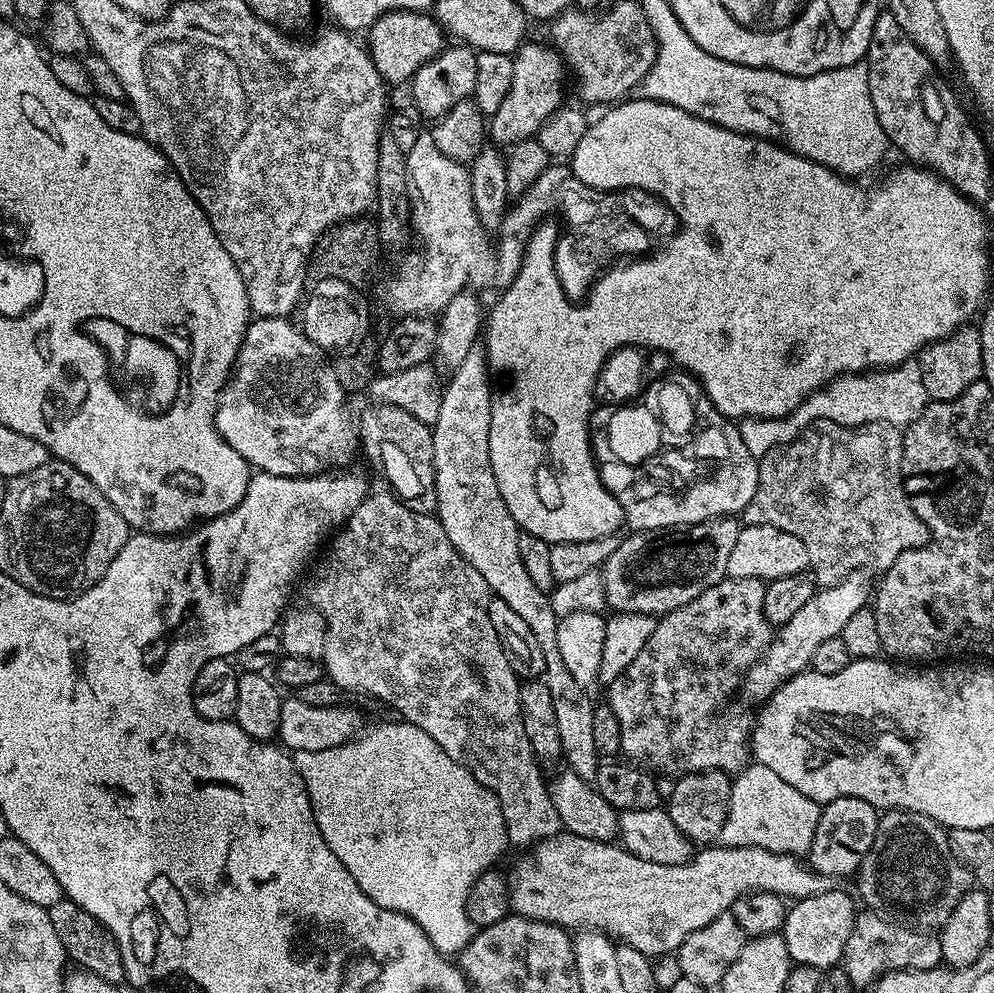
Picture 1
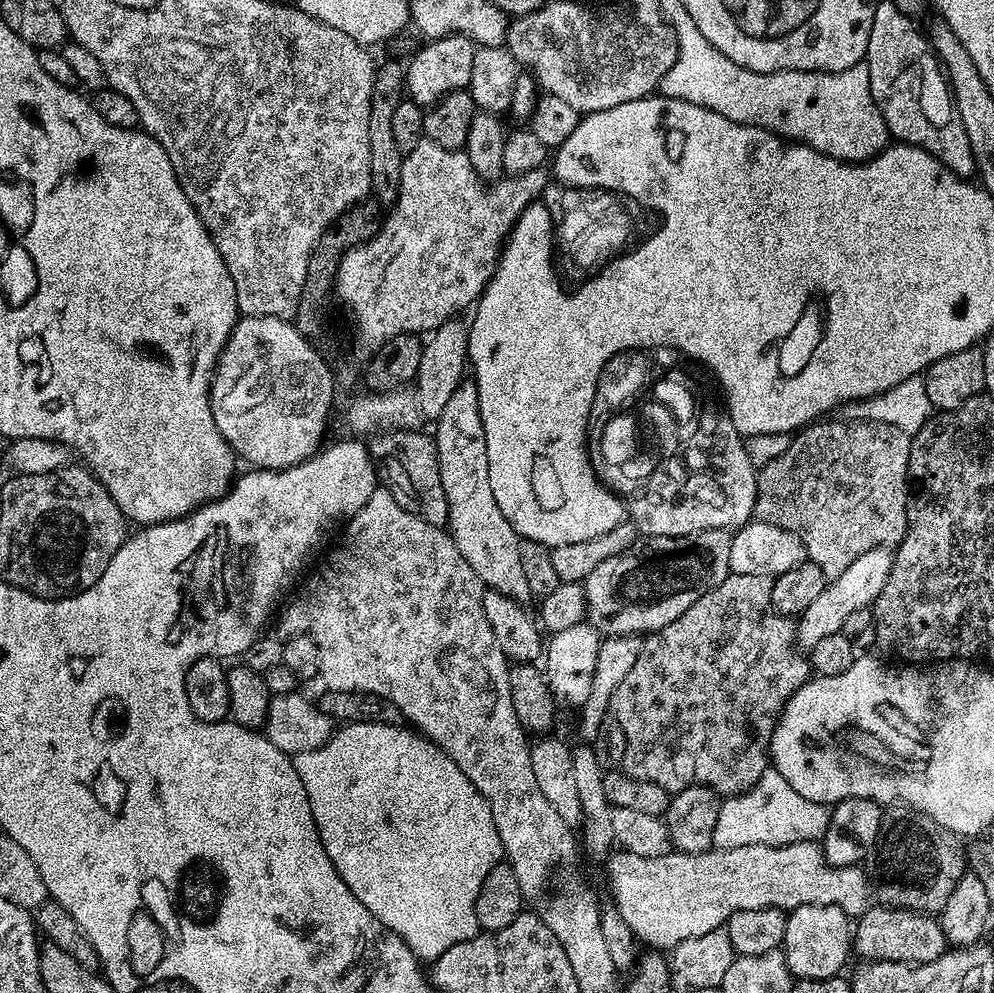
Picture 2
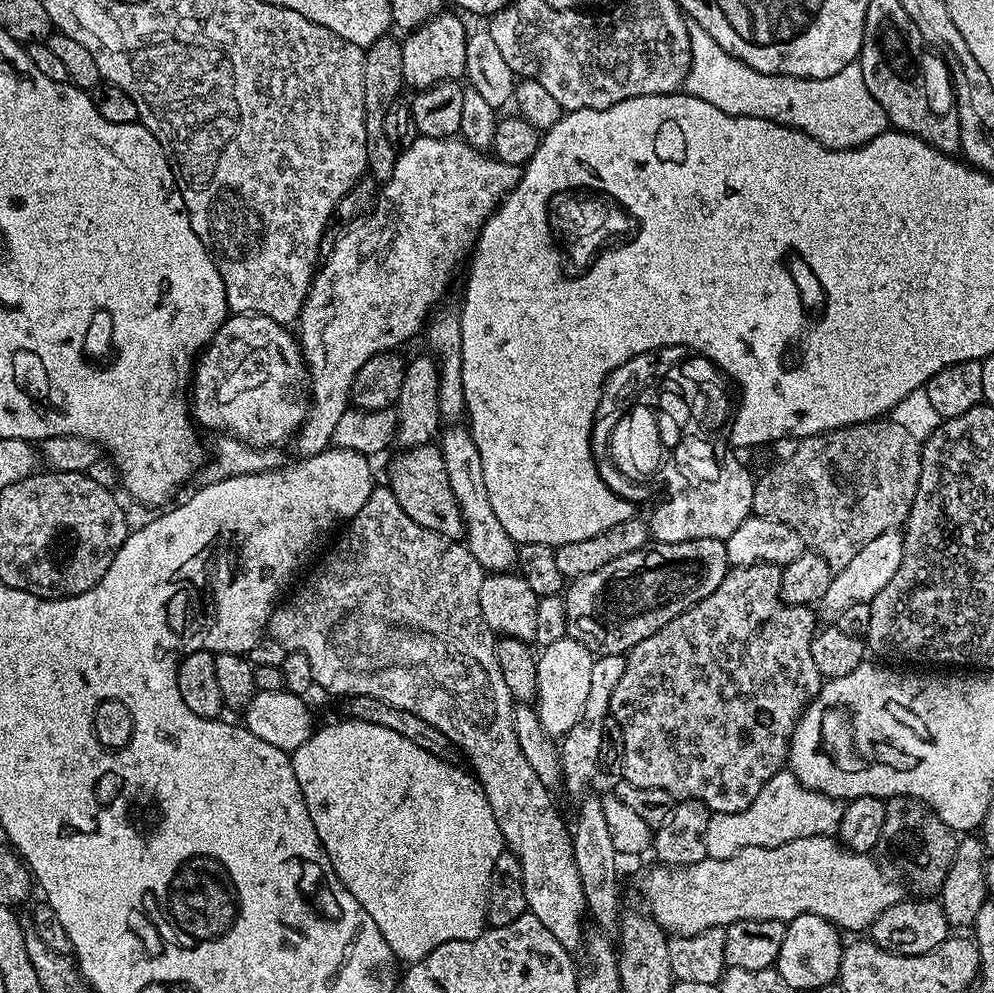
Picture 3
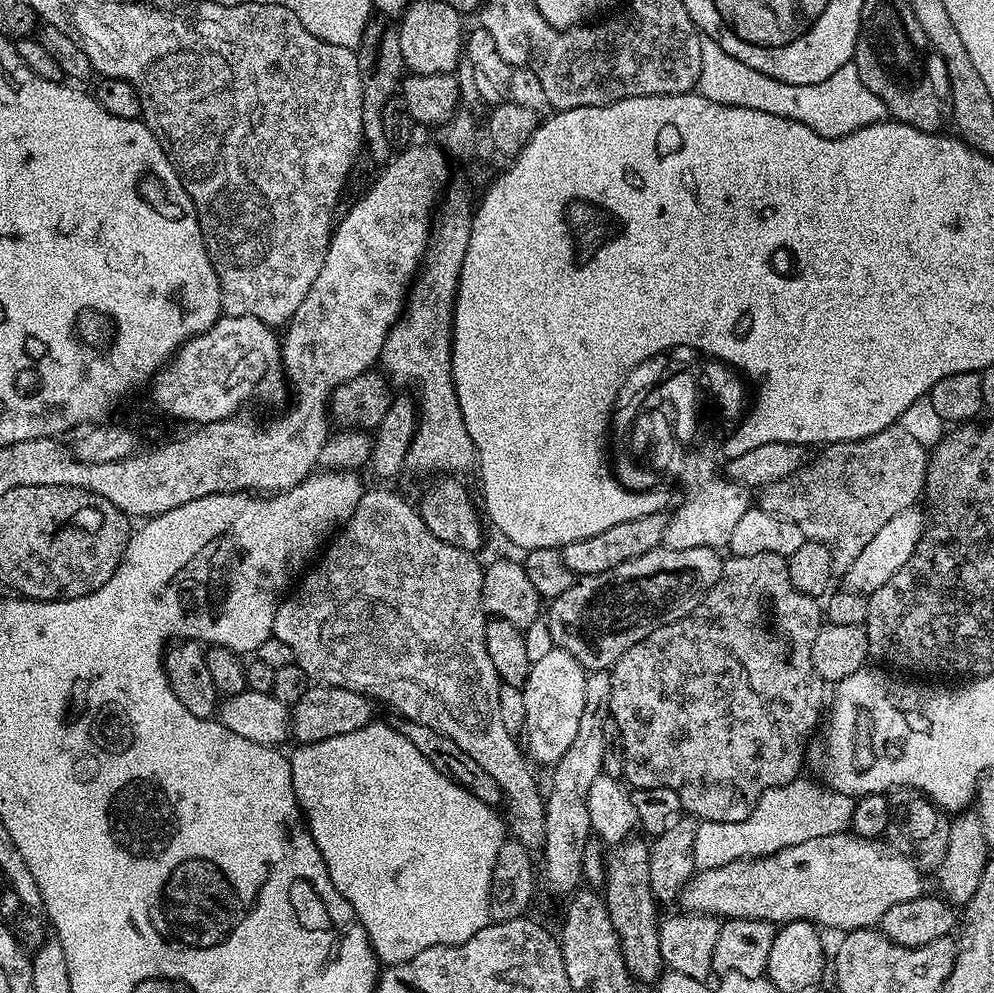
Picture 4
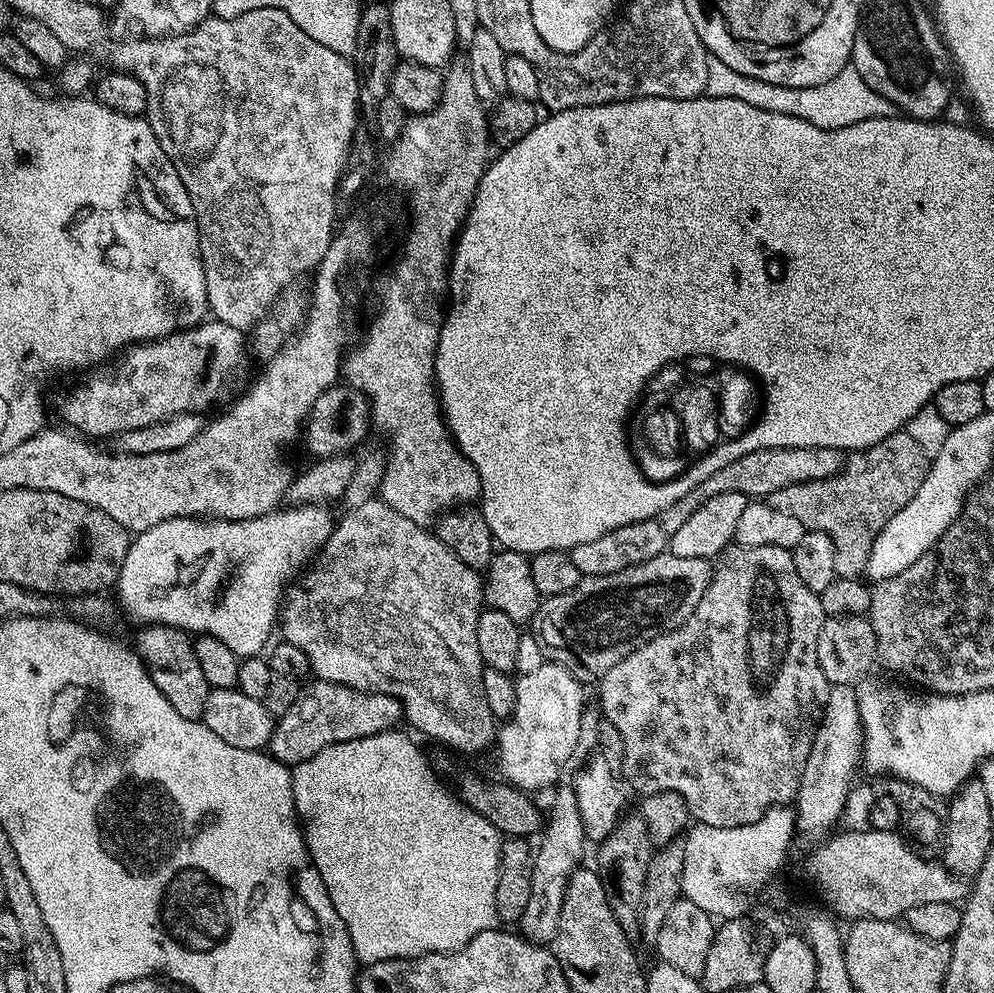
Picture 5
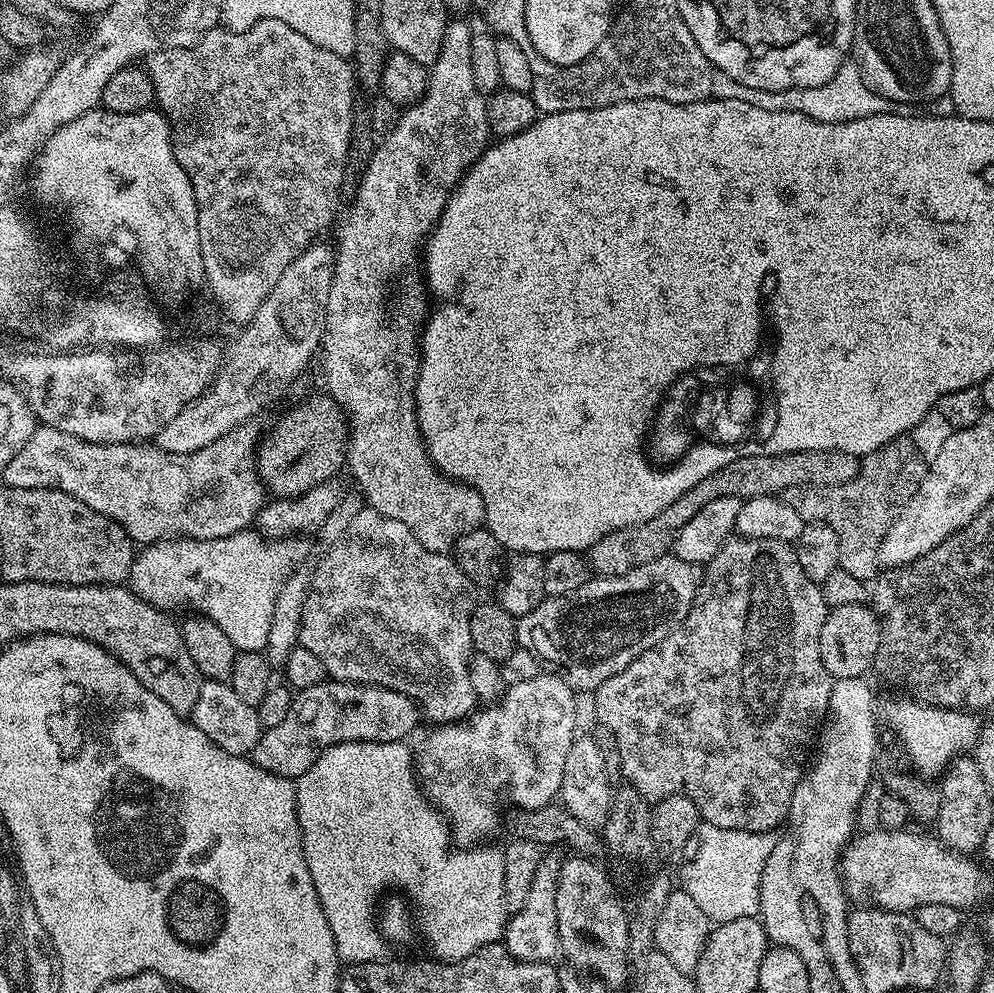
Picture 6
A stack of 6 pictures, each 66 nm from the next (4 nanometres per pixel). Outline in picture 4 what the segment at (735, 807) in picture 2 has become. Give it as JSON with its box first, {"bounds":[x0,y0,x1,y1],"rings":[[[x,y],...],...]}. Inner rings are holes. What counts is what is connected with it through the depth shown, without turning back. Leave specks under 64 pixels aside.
{"bounds":[694,778,857,869],"rings":[[[797,778],[782,787],[771,788],[758,800],[754,810],[741,822],[701,821],[696,827],[694,854],[697,869],[717,868],[732,861],[755,858],[785,849],[786,846],[798,845],[811,838],[828,837],[830,834],[843,832],[851,825],[856,815],[857,799],[841,792],[834,792]]]}

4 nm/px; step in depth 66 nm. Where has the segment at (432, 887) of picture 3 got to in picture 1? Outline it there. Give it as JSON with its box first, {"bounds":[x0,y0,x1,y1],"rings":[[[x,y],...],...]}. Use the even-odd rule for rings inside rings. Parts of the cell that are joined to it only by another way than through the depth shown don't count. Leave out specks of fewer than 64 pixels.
{"bounds":[294,722,509,954],"rings":[[[407,722],[399,723],[380,724],[369,732],[361,731],[355,740],[348,740],[342,746],[334,746],[330,750],[297,752],[294,756],[296,769],[298,774],[302,774],[302,782],[306,786],[306,794],[314,810],[314,822],[318,822],[322,838],[326,838],[326,846],[330,846],[330,850],[338,857],[338,862],[342,862],[342,866],[350,870],[350,878],[358,882],[362,894],[366,894],[366,898],[378,902],[378,906],[386,910],[401,912],[403,916],[410,917],[427,934],[438,952],[459,954],[472,941],[474,935],[474,925],[466,914],[466,898],[470,894],[470,886],[474,886],[474,882],[478,882],[482,873],[495,865],[492,863],[503,854],[504,848],[509,847],[506,822],[502,818],[498,797],[482,787],[467,768],[454,762],[454,758],[450,758],[450,754],[446,754],[446,750],[442,750],[442,746],[438,746],[438,742],[430,738],[430,734],[426,734],[426,730]]]}

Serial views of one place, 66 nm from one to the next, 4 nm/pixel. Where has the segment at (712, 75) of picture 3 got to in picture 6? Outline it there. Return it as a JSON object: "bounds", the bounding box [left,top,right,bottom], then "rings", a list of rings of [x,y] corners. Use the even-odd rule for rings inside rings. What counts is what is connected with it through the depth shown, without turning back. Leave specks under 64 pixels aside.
{"bounds":[712,62,902,124],"rings":[[[854,62],[844,63],[838,70],[838,74],[834,74],[830,82],[822,82],[822,86],[791,88],[777,92],[754,90],[750,86],[742,86],[742,82],[734,82],[734,78],[716,74],[712,78],[712,96],[717,100],[750,102],[750,106],[762,106],[762,110],[771,112],[801,112],[806,114],[806,118],[831,124],[854,122],[858,118],[870,118],[879,112],[888,111],[891,116],[899,116],[902,112],[902,106],[898,102],[882,98],[877,92],[870,90],[870,86],[866,86],[860,68]]]}

